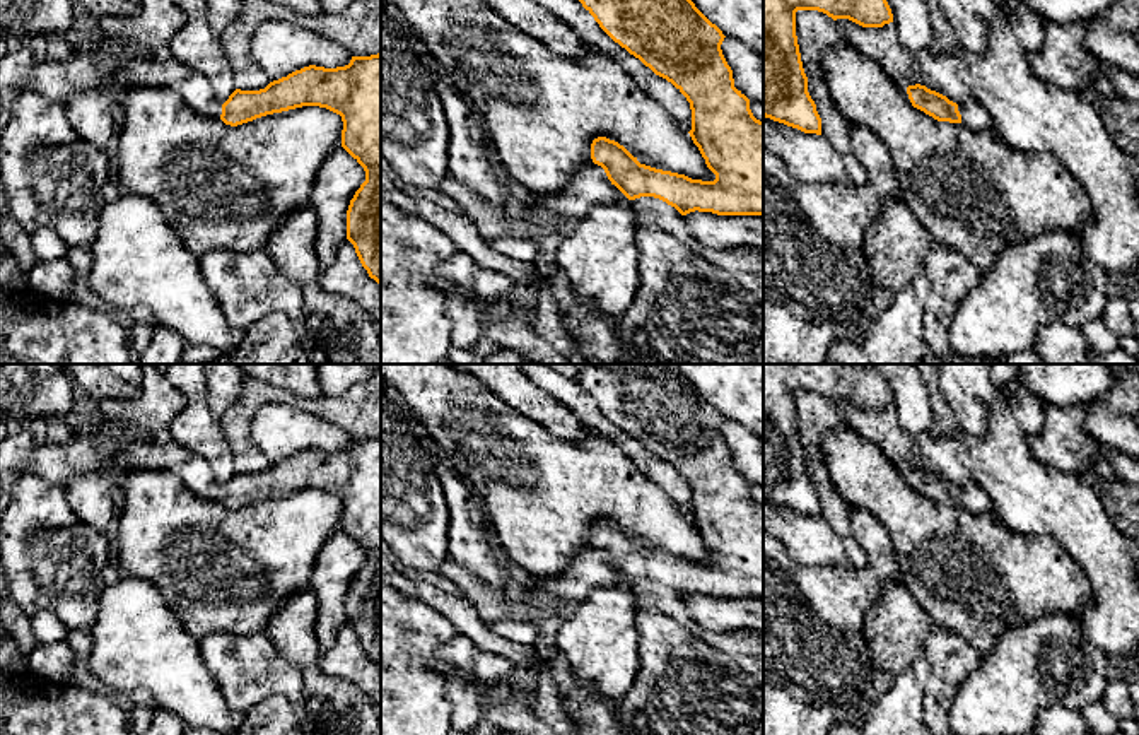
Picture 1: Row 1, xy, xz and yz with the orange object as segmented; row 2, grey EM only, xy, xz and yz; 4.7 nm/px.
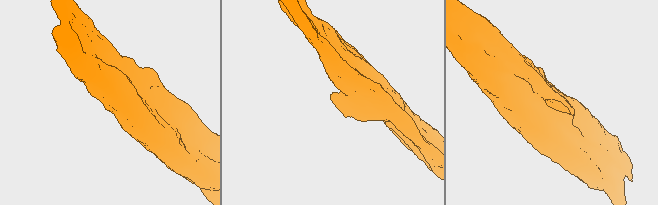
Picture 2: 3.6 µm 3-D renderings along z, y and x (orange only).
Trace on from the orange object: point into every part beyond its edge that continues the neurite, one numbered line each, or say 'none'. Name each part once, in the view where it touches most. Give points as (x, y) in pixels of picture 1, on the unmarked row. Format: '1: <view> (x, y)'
1: xz (589, 568)

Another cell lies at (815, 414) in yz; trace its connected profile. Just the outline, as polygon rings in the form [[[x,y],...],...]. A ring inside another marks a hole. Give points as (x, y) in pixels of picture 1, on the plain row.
[[[818,393],[796,395],[796,419],[804,456],[808,460],[808,475],[816,487],[821,501],[821,518],[832,532],[842,540],[844,550],[854,567],[867,566],[867,554],[854,538],[850,528],[850,509],[844,497],[835,491],[827,462],[821,451],[821,439],[828,431],[842,427],[844,417],[835,403]]]

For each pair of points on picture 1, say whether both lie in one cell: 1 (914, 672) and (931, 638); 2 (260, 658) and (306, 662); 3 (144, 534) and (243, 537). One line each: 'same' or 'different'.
1: different
2: different
3: same

